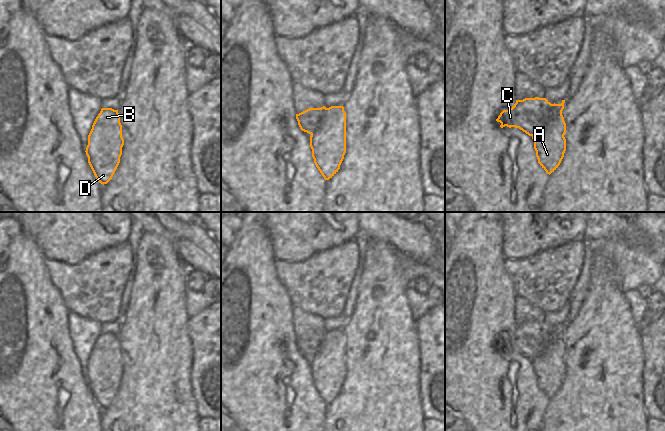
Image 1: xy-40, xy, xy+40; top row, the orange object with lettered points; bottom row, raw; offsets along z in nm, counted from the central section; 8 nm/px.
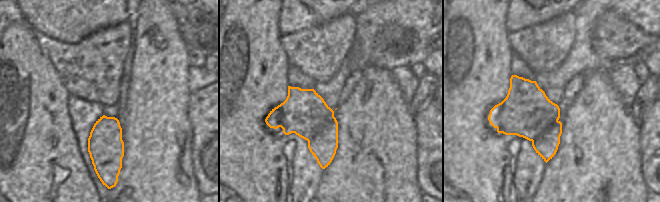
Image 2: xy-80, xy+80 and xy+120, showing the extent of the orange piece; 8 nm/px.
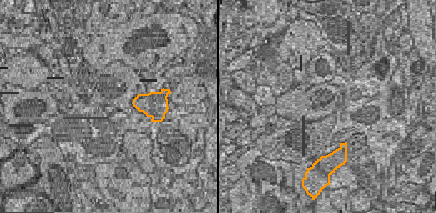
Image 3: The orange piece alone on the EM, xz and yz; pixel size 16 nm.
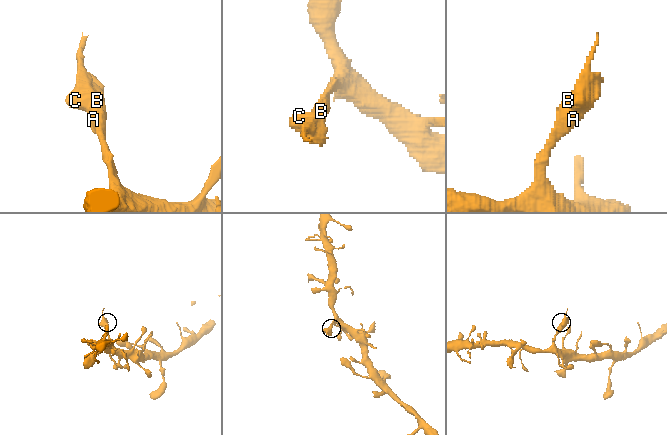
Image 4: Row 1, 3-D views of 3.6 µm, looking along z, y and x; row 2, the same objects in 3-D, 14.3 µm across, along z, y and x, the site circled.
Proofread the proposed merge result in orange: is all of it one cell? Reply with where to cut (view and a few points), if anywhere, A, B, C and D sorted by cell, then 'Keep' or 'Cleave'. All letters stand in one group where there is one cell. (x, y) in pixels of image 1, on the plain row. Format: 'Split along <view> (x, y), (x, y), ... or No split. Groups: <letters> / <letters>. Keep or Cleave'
Split along xy+40 (552, 328), (552, 336), (548, 344), (532, 360). Groups: A B D / C. Cleave.

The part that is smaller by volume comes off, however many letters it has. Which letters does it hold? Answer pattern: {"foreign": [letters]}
{"foreign": ["C"]}

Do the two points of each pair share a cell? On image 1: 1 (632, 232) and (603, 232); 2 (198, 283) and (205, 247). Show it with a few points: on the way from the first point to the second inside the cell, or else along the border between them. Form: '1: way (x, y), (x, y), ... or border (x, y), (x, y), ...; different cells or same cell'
1: way (625, 232), (610, 232); same cell
2: border (189, 268), (198, 268), (208, 277); different cells

